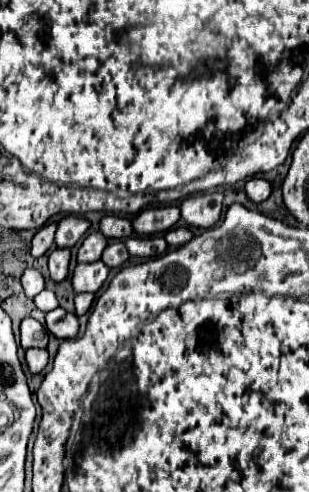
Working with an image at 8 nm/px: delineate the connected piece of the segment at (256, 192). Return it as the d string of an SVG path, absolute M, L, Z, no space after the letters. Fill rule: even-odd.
M249 179L249 181L245 183L245 193L247 193L247 197L249 197L251 201L261 203L261 201L265 201L265 199L269 197L271 185L269 185L265 179Z

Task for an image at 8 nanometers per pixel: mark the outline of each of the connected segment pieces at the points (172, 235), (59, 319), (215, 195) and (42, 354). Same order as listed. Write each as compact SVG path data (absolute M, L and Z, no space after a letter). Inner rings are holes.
M173 227L165 233L165 241L171 245L171 247L179 247L183 243L187 243L189 239L193 239L193 233L187 229L187 227Z
M61 307L49 311L45 315L45 321L47 321L47 329L55 337L59 337L59 339L71 339L79 331L79 319L77 319L77 315L69 313L69 311L61 309Z
M213 191L213 193L199 193L191 195L181 201L181 217L195 227L213 227L221 215L221 201L223 193Z
M27 349L25 351L25 363L31 373L39 373L47 365L47 349Z

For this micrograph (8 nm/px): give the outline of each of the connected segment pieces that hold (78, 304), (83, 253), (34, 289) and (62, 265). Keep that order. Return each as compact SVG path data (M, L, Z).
M79 293L75 295L75 313L81 317L83 313L87 313L87 309L91 307L95 295L93 293Z
M99 231L89 233L77 251L77 261L79 263L93 263L93 261L101 259L105 245L107 245L107 239L103 237L103 233L99 233Z
M31 267L23 271L21 283L23 283L23 289L25 289L27 297L31 297L31 299L45 289L45 279L43 279L43 275L41 275L37 269L31 269Z
M57 247L49 253L49 273L51 273L53 281L63 281L67 277L69 259L71 259L69 249L59 249Z

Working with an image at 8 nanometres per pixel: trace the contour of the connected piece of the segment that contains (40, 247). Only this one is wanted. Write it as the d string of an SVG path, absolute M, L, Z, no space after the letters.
M47 223L35 233L35 237L31 241L31 255L33 257L41 257L43 253L47 253L53 247L55 229L57 229L57 223Z

